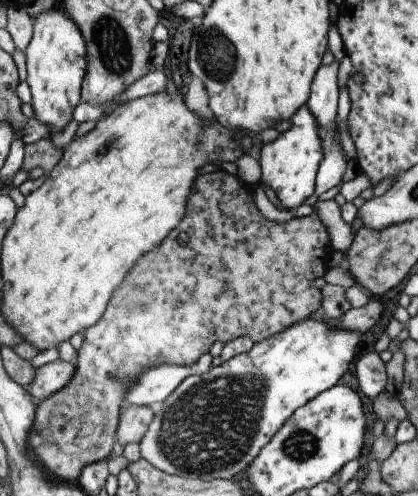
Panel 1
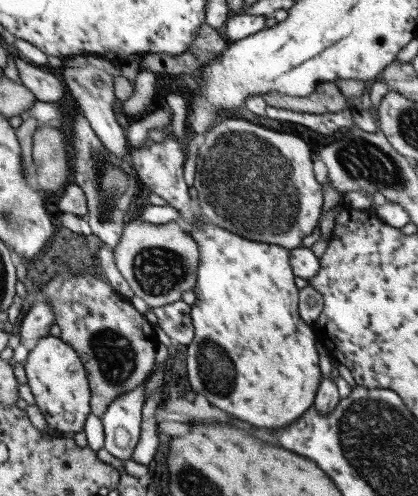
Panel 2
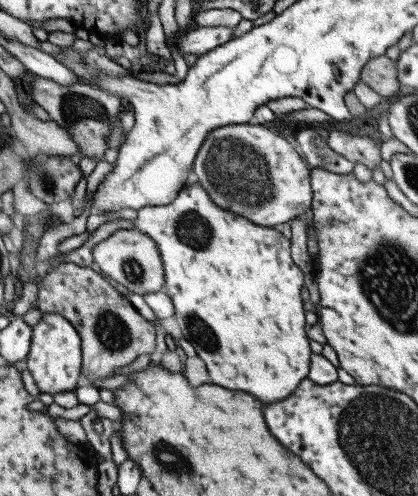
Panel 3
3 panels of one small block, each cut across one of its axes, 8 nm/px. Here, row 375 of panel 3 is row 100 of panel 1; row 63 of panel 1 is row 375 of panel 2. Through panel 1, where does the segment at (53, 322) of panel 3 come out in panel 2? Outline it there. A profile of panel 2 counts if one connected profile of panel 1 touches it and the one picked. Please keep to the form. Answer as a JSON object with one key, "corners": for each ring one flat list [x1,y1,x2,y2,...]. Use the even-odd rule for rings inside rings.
{"corners":[[53,334,39,338,37,346,29,350,25,360,25,374,27,386,35,398,35,406,39,408,39,414,45,416,47,426,59,434,83,432,85,420,91,414,91,390,87,372,75,350]]}

